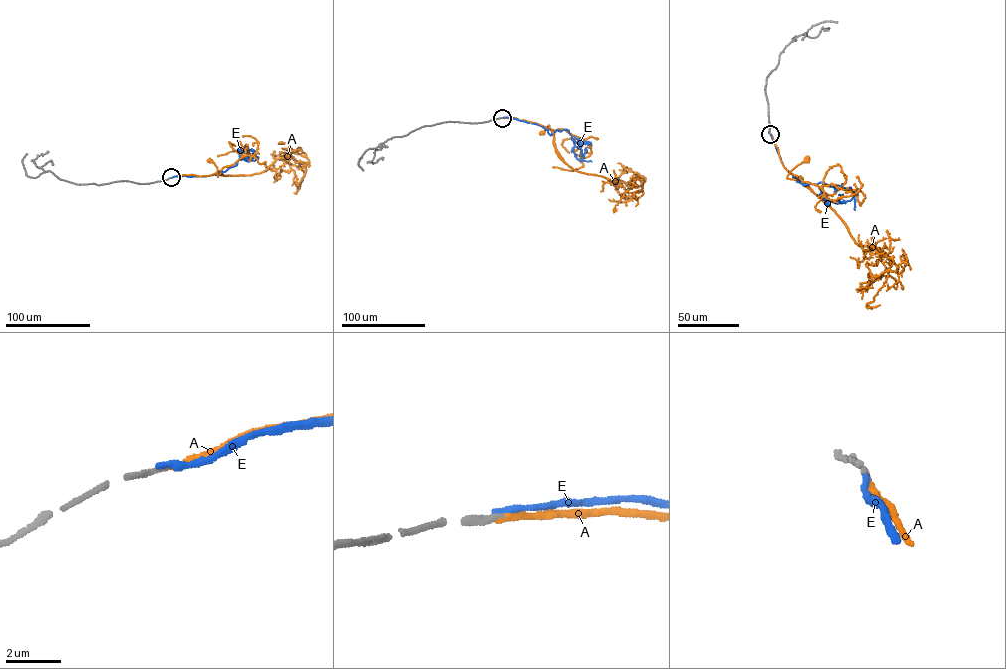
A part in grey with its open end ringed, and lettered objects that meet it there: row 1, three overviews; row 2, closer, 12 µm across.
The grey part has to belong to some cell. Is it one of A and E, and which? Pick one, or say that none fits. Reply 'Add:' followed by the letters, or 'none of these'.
Add: A

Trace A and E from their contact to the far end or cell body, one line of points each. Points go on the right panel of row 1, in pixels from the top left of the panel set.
A: (770, 134), (784, 168), (800, 178), (831, 208), (798, 181), (787, 178), (790, 171), (806, 160)
E: (770, 133), (783, 165), (797, 182), (824, 182), (854, 193), (842, 202), (827, 199)

